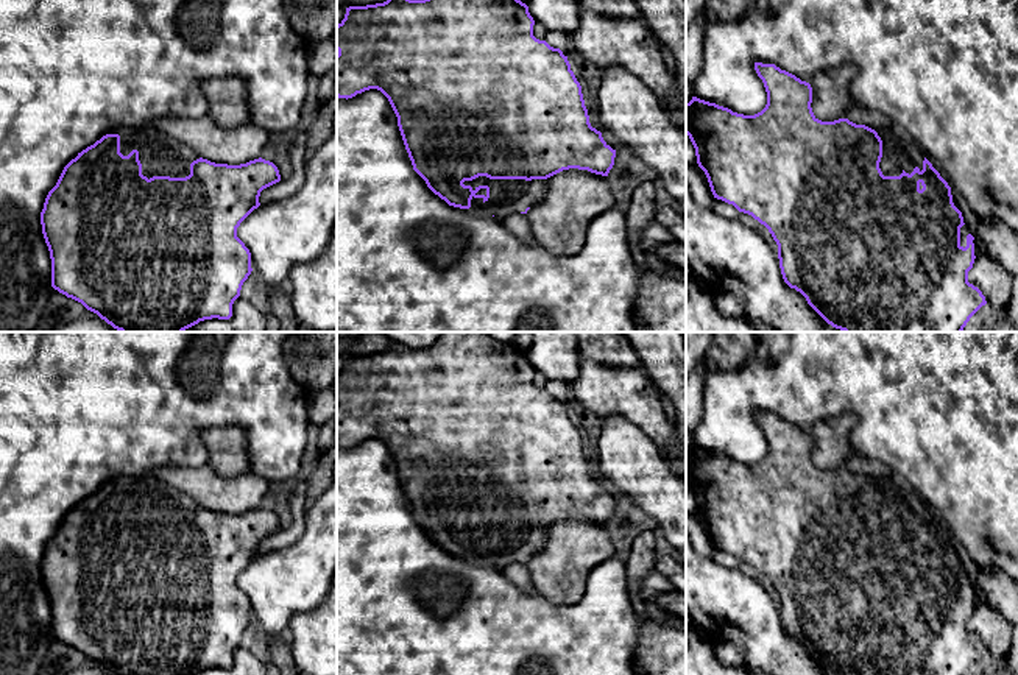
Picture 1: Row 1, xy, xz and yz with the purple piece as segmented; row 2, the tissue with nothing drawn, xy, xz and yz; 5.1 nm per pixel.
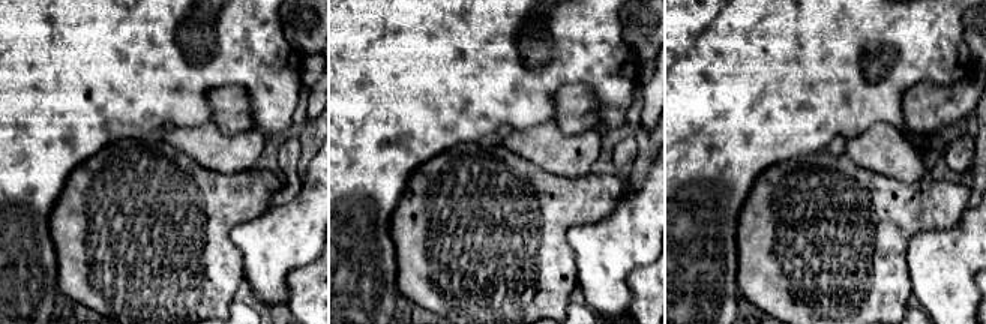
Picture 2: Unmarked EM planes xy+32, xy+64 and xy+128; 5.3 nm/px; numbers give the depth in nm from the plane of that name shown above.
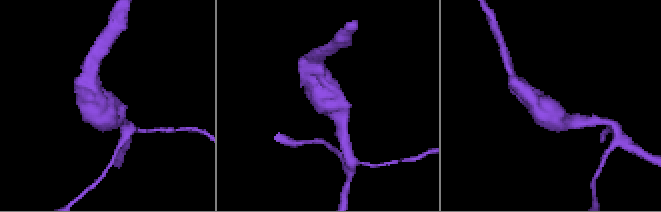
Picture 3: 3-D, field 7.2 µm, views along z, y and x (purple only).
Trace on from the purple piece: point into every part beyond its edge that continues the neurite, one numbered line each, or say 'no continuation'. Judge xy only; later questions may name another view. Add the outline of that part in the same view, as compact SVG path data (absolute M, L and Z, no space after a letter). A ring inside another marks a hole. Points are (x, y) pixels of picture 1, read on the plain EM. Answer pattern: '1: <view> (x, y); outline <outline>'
1: xy (159, 505); outline M153 474L143 477L118 477L108 483L120 485L120 502L128 505L133 499L139 500L142 524L186 527L190 524L190 513L200 505L165 483Z

